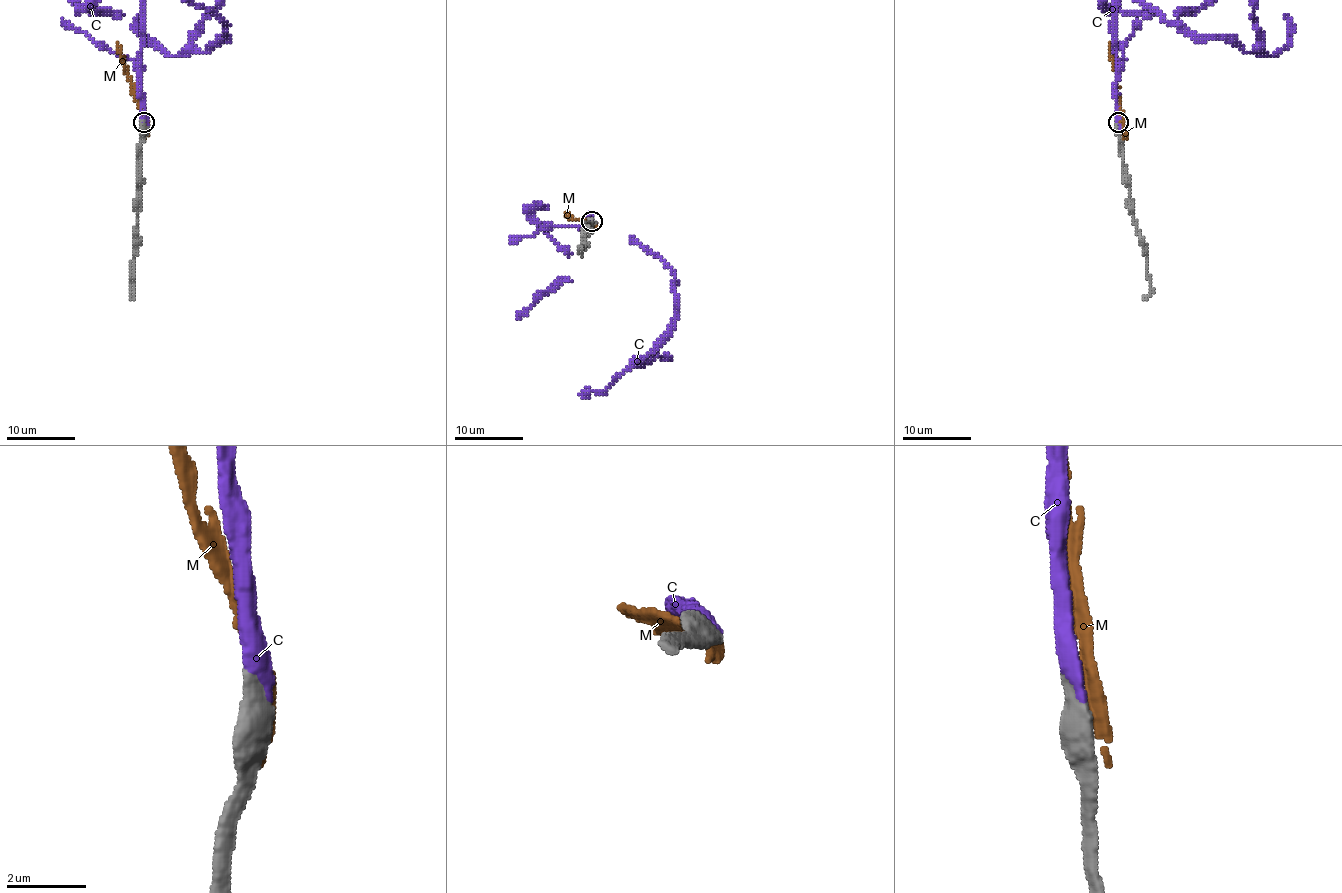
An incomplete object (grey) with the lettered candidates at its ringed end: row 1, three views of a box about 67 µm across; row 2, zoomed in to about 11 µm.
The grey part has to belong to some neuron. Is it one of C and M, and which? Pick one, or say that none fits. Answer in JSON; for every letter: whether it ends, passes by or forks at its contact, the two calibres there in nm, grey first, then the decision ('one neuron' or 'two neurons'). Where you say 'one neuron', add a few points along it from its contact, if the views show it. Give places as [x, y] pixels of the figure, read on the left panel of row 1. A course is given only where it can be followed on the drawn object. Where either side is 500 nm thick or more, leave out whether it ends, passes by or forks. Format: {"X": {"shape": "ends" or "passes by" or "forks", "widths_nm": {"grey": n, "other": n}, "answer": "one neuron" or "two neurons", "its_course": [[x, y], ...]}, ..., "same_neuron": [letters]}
{"C": {"widths_nm": {"grey": 550, "other": 400}, "answer": "one neuron"}, "M": {"widths_nm": {"grey": 700, "other": 320}, "answer": "two neurons"}, "same_neuron": ["C"]}

